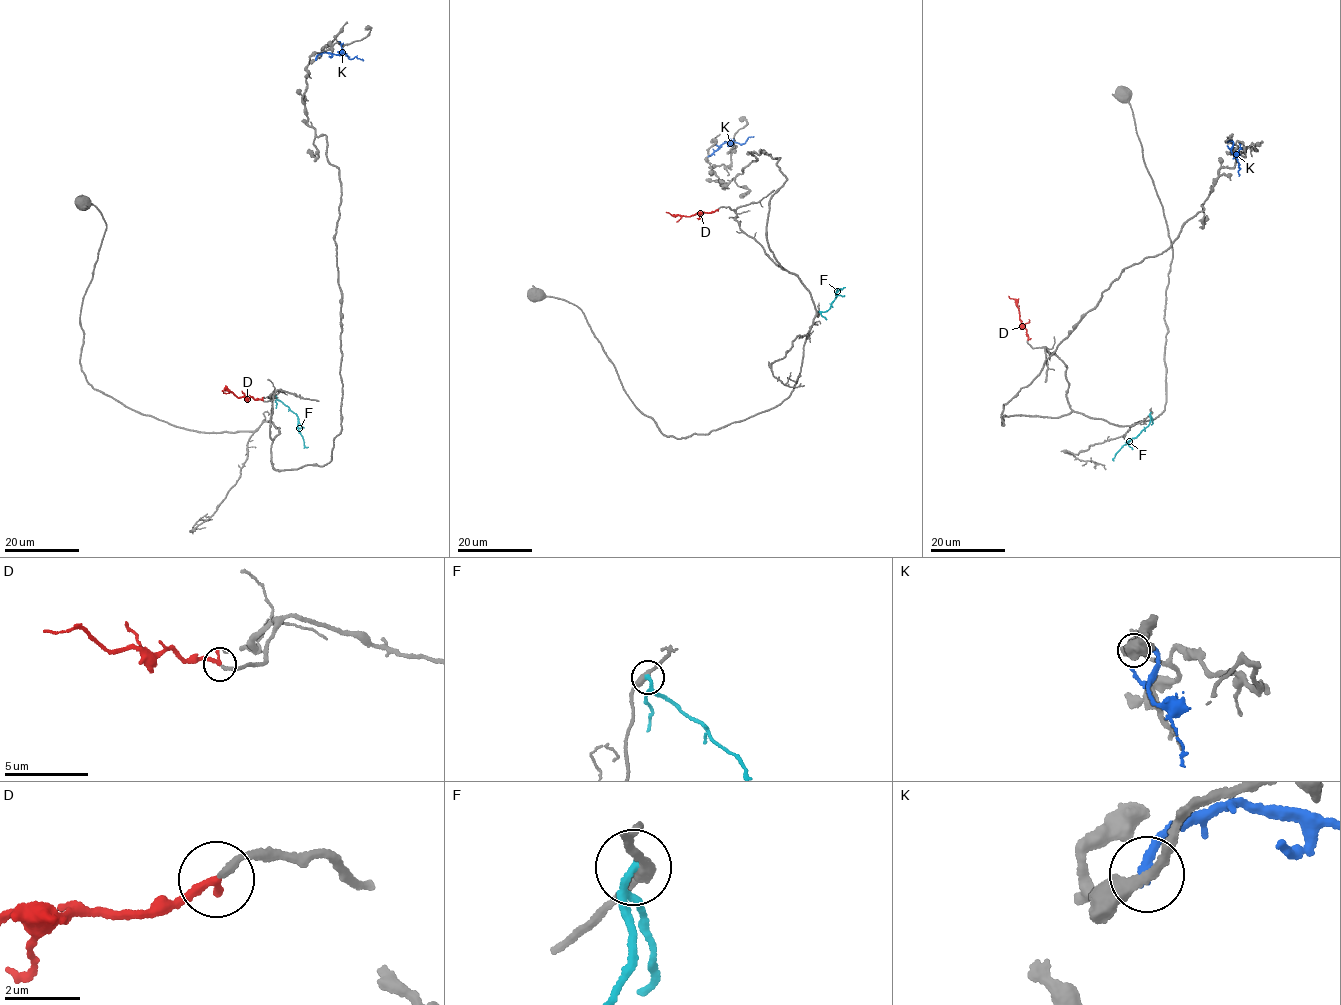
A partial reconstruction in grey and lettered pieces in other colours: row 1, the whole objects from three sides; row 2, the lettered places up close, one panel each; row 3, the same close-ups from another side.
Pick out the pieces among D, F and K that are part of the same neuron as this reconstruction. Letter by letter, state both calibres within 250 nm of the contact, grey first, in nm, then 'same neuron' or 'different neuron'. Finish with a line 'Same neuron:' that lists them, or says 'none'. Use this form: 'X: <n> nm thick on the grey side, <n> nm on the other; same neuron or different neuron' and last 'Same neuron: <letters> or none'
D: 180 nm thick on the grey side, 240 nm on the other; same neuron
F: 320 nm thick on the grey side, 200 nm on the other; different neuron
K: 280 nm thick on the grey side, 260 nm on the other; different neuron
Same neuron: D

